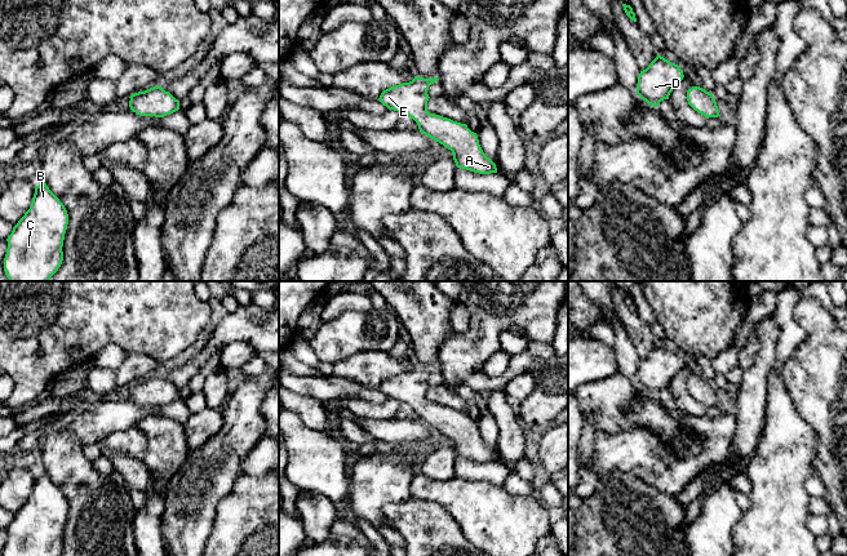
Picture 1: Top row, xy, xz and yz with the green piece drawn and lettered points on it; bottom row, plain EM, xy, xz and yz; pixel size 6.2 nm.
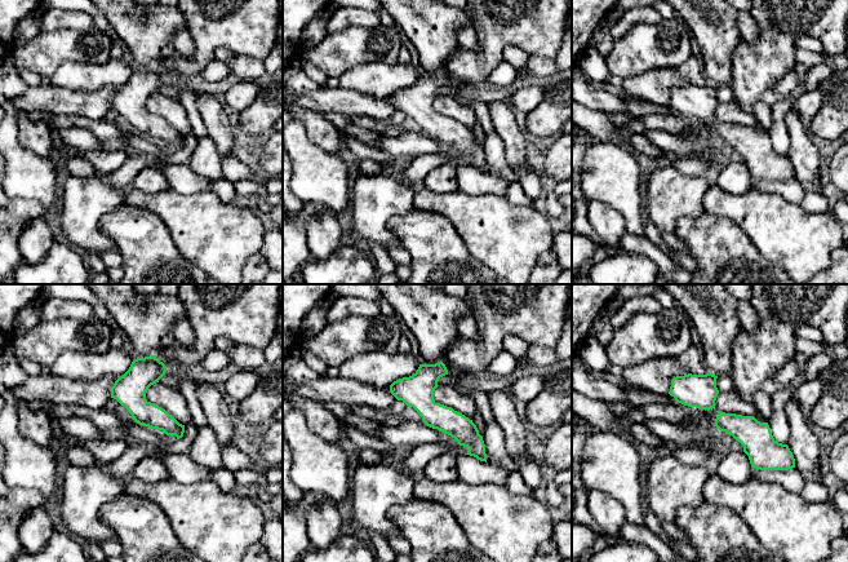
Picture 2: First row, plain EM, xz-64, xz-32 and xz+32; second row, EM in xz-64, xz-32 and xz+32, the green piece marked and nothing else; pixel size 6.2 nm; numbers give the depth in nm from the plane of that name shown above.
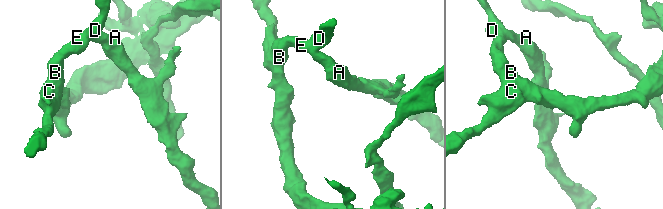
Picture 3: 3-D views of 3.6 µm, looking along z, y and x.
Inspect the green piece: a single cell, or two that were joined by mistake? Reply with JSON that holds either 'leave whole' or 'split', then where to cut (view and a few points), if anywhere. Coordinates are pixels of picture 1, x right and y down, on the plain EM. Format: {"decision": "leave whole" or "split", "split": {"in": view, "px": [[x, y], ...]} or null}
{"decision": "split", "split": {"in": "xz", "px": [[428, 403], [426, 409], [433, 412], [437, 418], [430, 426]]}}

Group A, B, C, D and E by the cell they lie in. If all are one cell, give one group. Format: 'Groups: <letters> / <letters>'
Groups: A / B C D E

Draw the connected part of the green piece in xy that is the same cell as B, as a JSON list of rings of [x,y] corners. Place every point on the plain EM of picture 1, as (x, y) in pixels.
[[[41,471],[30,498],[6,528],[4,556],[61,556],[67,513],[65,494]]]

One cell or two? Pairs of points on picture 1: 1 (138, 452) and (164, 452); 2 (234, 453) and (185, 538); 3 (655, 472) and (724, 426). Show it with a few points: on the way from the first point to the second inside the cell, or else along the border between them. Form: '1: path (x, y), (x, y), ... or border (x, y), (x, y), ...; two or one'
1: border (136, 426), (146, 439), (143, 459); two
2: path (213, 474), (191, 496), (189, 517); one
3: path (674, 472), (695, 466), (715, 445); one

